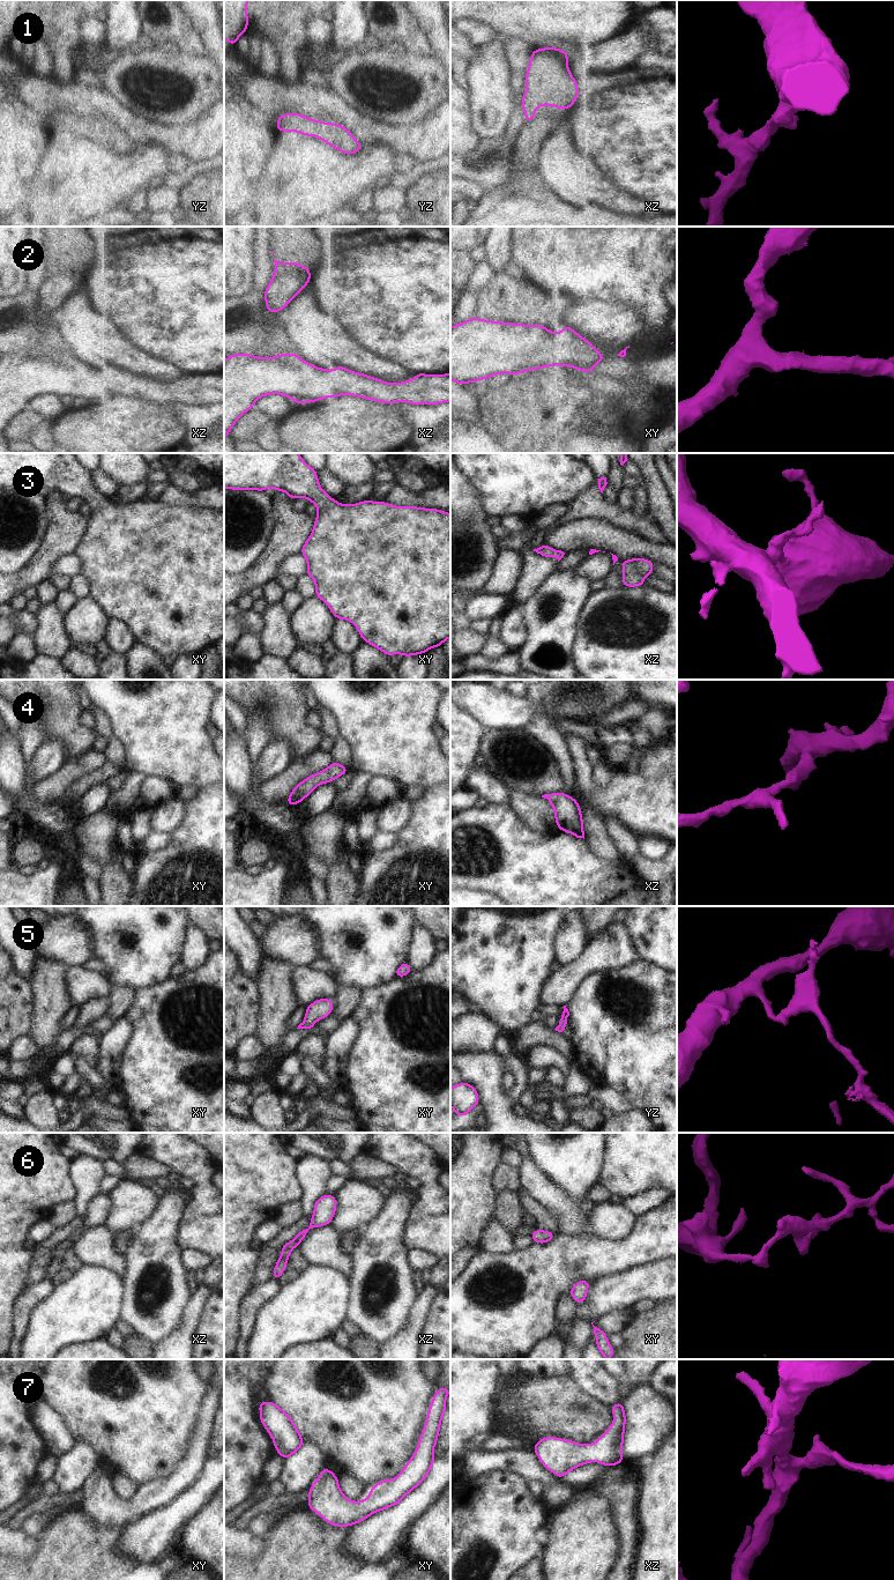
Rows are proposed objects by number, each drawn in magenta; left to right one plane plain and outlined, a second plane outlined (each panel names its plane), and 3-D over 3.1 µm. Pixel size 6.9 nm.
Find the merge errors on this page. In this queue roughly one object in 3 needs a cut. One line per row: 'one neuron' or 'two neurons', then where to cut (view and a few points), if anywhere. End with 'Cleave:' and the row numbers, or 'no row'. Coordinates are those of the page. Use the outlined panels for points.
1: one neuron; no cut
2: one neuron; no cut
3: one neuron; no cut
4: one neuron; no cut
5: one neuron; no cut
6: one neuron; no cut
7: one neuron; no cut
Cleave: no row

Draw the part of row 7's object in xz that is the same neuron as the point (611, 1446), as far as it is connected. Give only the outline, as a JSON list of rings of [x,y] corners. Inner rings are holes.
[[[623,1401],[612,1404],[611,1410],[613,1423],[593,1444],[586,1445],[569,1439],[544,1437],[536,1442],[532,1451],[541,1463],[558,1478],[590,1462],[599,1462],[606,1467],[625,1462],[621,1455],[626,1425]]]

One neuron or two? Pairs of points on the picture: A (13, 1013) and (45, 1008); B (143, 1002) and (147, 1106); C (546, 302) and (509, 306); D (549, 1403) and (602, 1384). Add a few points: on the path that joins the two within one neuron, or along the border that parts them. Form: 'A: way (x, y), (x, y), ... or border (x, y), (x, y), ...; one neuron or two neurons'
A: border (30, 983), (34, 1020), (27, 1036); two neurons
B: way (147, 1028), (147, 1081); one neuron
C: way (537, 304), (519, 304); one neuron
D: border (571, 1374), (586, 1391), (608, 1404); two neurons

